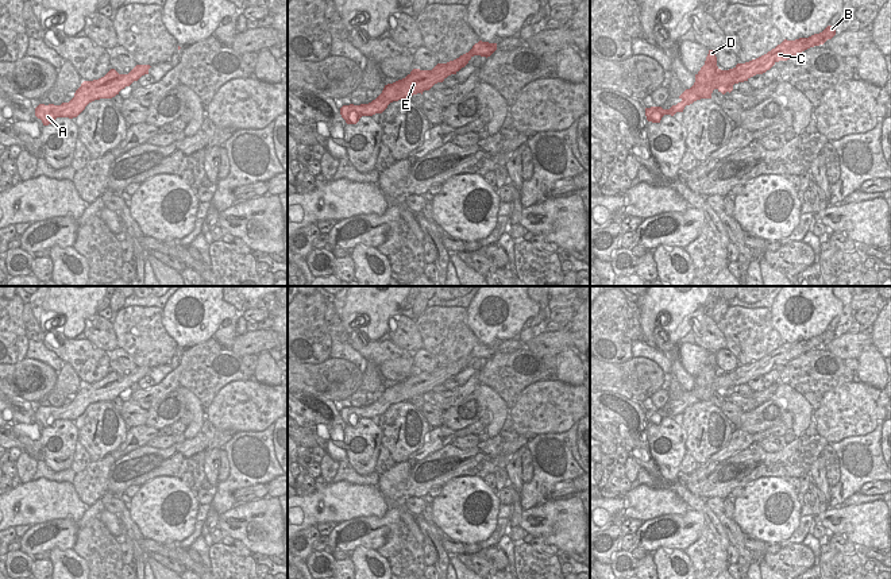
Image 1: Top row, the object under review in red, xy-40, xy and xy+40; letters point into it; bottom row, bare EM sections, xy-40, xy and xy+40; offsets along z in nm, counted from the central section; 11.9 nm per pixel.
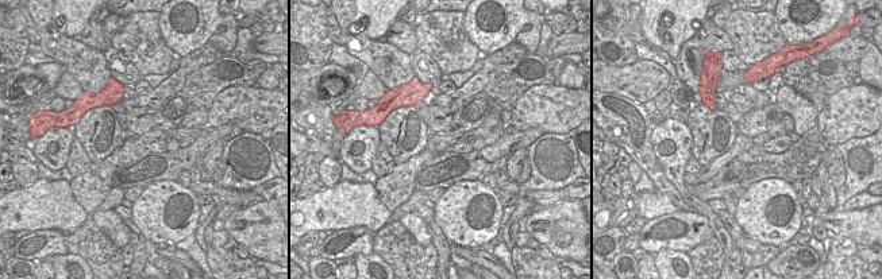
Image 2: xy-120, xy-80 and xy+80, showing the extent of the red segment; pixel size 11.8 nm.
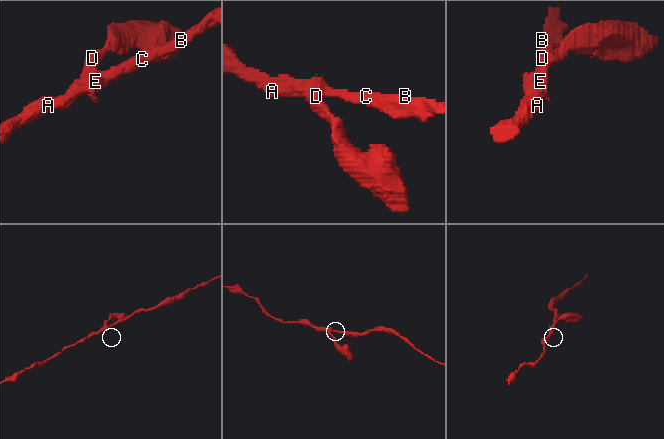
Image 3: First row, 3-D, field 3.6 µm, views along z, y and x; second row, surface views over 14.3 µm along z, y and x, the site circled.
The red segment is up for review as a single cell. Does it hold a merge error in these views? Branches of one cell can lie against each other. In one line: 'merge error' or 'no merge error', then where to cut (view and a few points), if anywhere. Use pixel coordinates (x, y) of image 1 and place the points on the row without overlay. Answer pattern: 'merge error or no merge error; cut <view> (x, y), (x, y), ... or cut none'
merge error; cut xy+40 (720, 371), (709, 385), (695, 385)

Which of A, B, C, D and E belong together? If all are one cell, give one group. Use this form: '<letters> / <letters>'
A B C E / D

